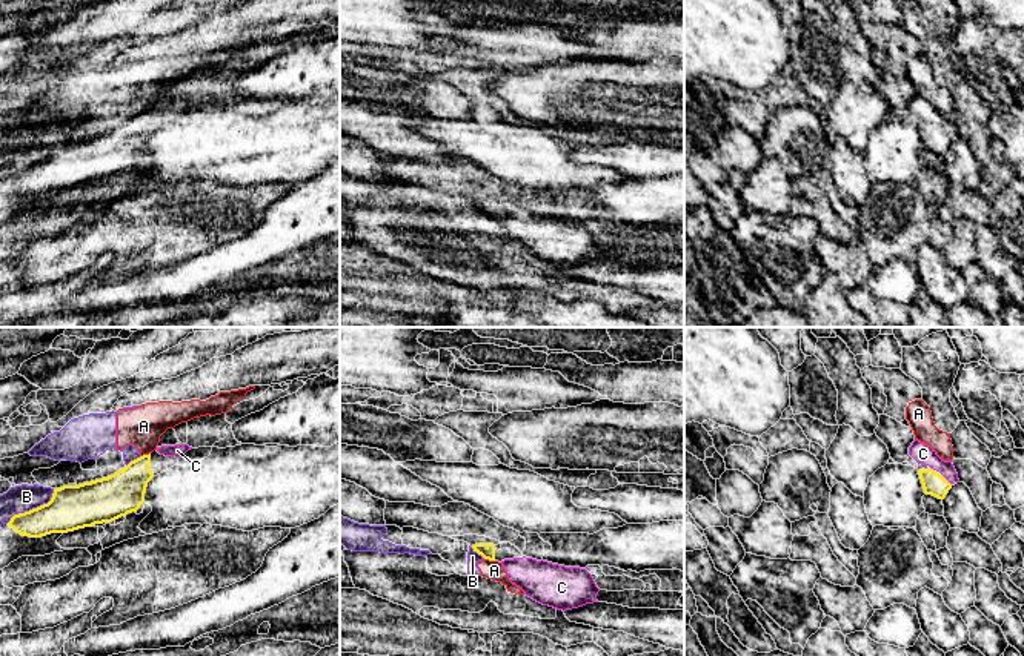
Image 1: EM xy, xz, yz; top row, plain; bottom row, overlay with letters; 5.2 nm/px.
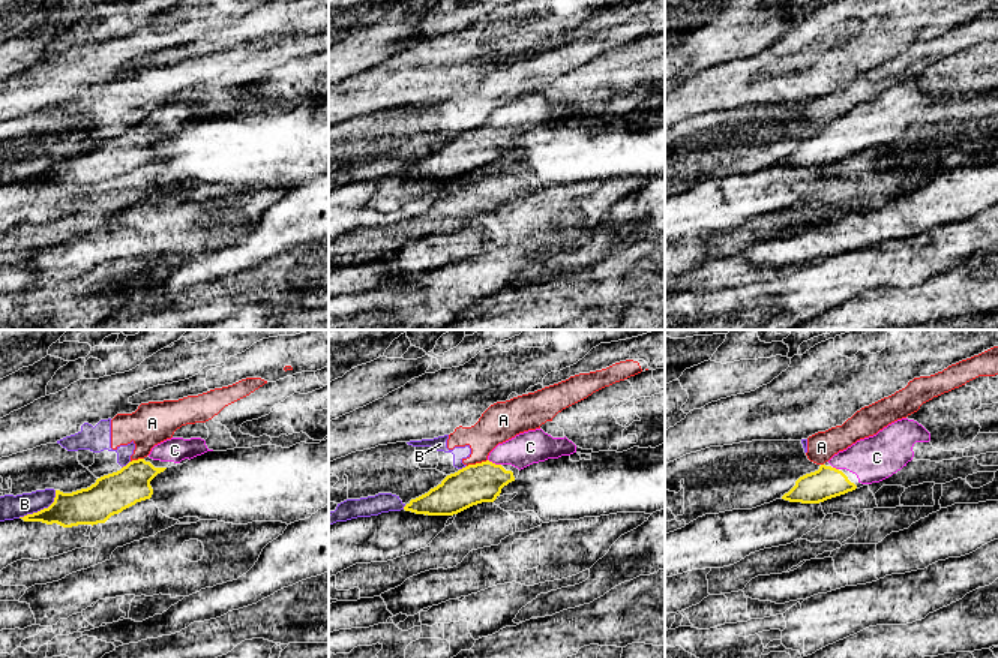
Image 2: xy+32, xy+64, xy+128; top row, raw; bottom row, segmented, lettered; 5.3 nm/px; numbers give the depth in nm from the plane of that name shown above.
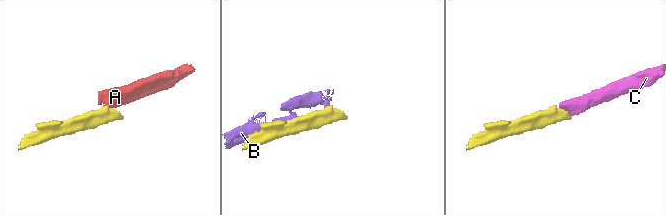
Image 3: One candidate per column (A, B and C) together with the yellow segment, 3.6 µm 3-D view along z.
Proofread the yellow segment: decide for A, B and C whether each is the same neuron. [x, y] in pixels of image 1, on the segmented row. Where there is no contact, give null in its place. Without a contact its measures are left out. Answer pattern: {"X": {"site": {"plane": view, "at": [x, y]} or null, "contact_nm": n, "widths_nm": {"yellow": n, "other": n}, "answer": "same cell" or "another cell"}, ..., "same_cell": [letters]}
{"A": {"site": {"plane": "xz", "at": [489, 559]}, "contact_nm": 60, "widths_nm": {"yellow": 80, "other": 100}, "answer": "another cell"}, "B": {"site": {"plane": "xy", "at": [33, 509]}, "contact_nm": 320, "widths_nm": {"yellow": 240, "other": 140}, "answer": "another cell"}, "C": {"site": {"plane": "yz", "at": [946, 480]}, "contact_nm": 80, "widths_nm": {"yellow": 120, "other": 110}, "answer": "same cell"}, "same_cell": ["C"]}

